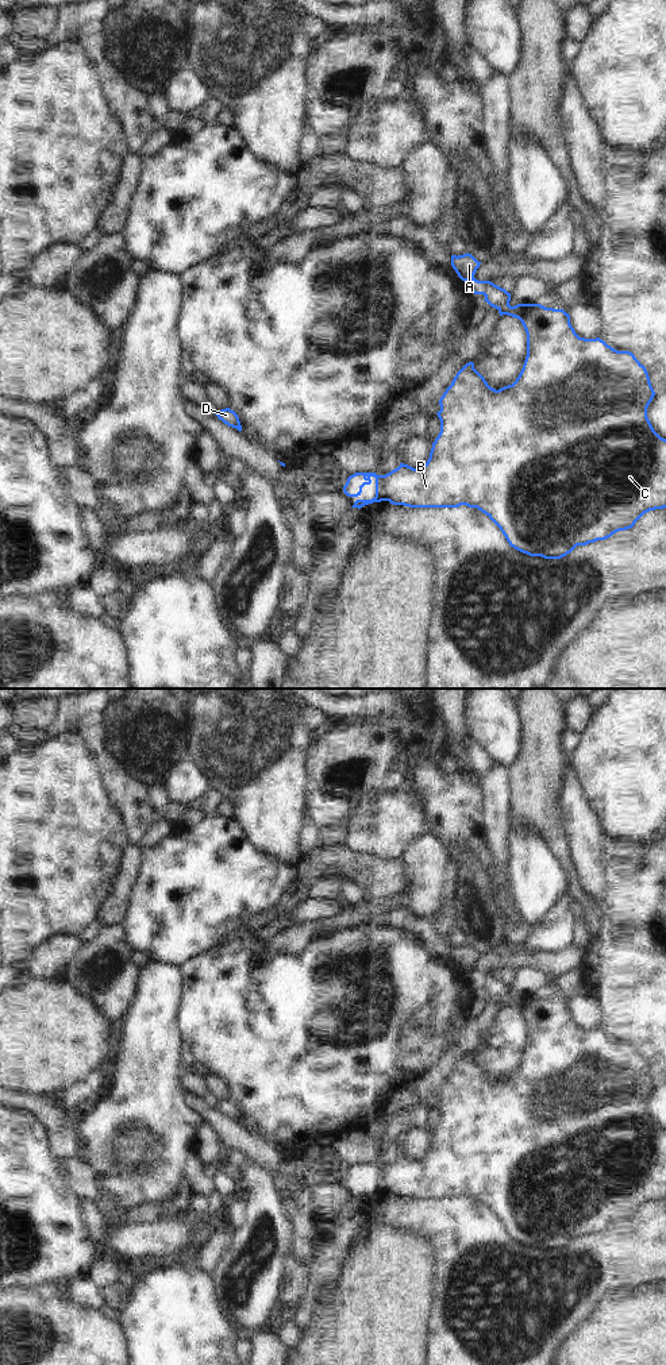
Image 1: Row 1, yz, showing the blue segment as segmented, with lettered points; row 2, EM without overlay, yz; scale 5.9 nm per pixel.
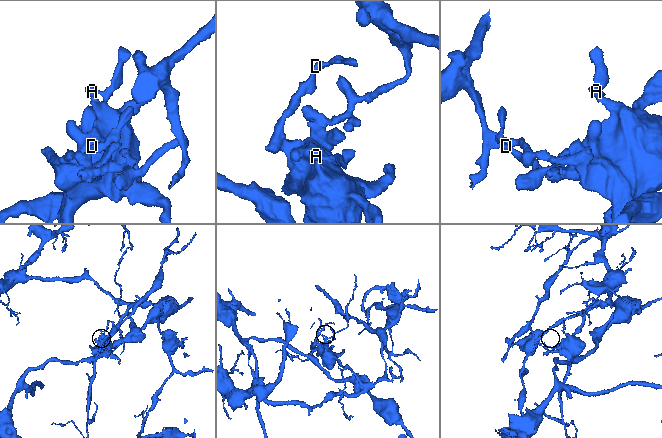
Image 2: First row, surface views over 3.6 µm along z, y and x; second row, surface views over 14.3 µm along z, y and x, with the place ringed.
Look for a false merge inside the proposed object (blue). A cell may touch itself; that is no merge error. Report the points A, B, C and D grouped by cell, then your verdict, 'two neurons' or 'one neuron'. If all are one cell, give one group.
A / B C D | two neurons

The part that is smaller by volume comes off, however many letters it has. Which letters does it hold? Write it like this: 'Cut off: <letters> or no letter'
Cut off: A

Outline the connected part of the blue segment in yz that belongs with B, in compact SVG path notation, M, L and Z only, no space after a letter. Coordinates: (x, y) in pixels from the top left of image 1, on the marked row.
M473 278L470 281L470 290L474 294L484 294L484 301L496 308L500 316L508 315L521 321L527 333L527 356L519 377L512 385L496 390L474 369L473 362L466 363L439 400L440 410L436 414L440 420L440 432L432 443L427 463L421 469L400 463L397 469L385 475L377 475L376 473L355 473L350 475L343 486L343 491L349 497L361 496L362 487L372 483L372 477L376 478L376 497L372 500L357 500L351 508L361 509L365 505L381 501L409 508L458 508L461 505L477 508L500 528L511 547L530 556L542 556L544 559L561 559L577 545L605 540L619 531L632 528L644 513L666 508L666 439L654 431L647 417L647 408L655 392L646 367L635 355L630 351L617 351L600 338L580 338L570 324L569 313L563 309L546 308L540 304L517 304L511 306L511 293L490 281Z

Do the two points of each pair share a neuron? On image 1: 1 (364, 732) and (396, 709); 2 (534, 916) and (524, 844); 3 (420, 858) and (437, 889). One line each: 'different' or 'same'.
1: different
2: same
3: same

